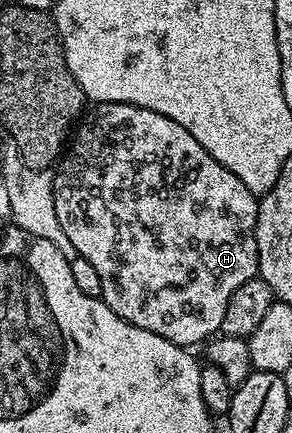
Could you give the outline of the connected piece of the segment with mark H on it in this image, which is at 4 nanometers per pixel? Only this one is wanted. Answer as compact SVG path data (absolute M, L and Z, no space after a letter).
M99 103L92 109L95 110L91 114L88 112L74 130L73 140L65 156L58 162L59 174L54 174L53 177L53 207L57 207L57 220L61 222L61 231L65 231L69 243L73 243L76 254L93 263L97 275L101 278L101 299L118 317L145 331L153 331L161 335L161 339L169 339L175 345L202 346L220 332L220 322L233 291L237 291L241 283L253 279L259 272L255 238L259 210L256 194L251 193L249 187L245 187L245 183L241 183L241 179L233 175L233 171L221 167L221 163L217 163L217 159L213 159L213 155L209 155L209 151L205 151L205 147L201 147L201 143L197 143L197 139L193 139L189 131L185 131L185 127L181 127L181 123L173 123L173 119L157 115L157 111L125 103Z

